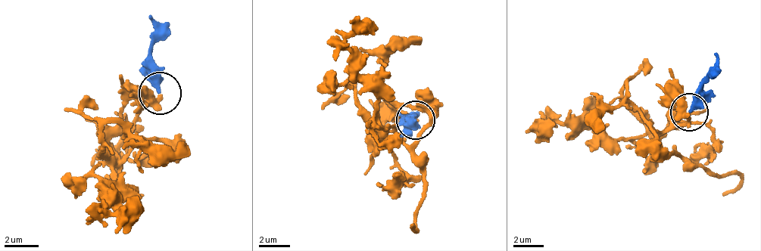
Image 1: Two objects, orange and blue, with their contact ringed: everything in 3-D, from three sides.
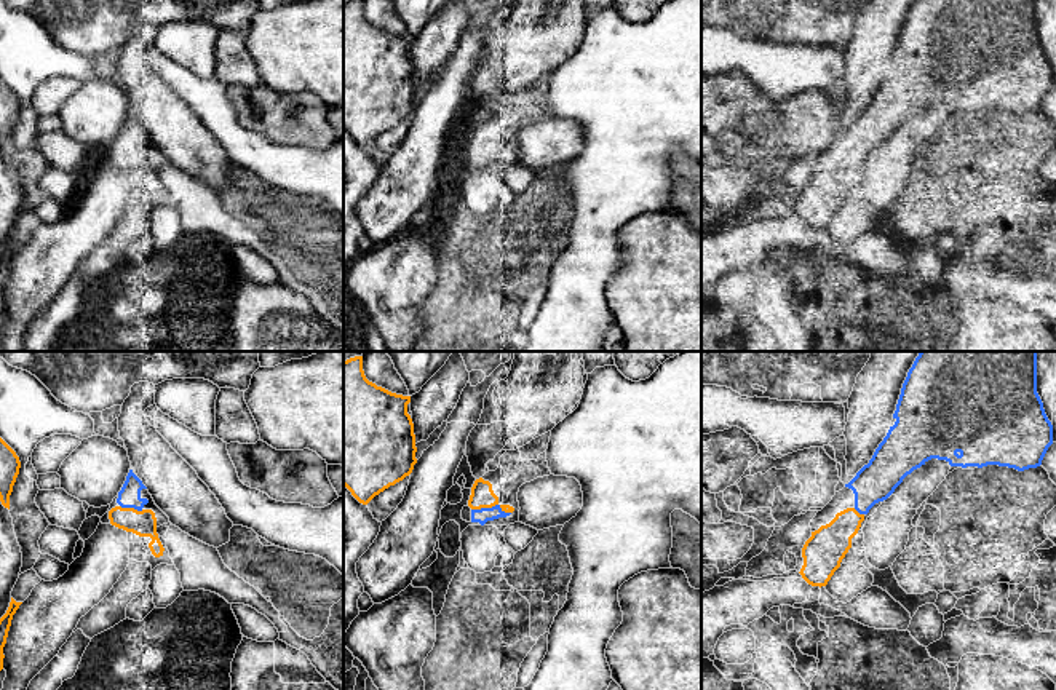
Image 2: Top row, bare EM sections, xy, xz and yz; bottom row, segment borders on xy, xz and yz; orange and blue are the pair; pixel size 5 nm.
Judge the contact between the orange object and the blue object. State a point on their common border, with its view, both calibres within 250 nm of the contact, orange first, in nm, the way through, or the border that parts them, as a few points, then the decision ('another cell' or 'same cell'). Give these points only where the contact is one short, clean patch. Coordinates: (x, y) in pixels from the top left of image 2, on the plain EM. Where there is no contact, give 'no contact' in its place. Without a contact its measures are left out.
xz (491, 149) | 120/70 nm | same cell

